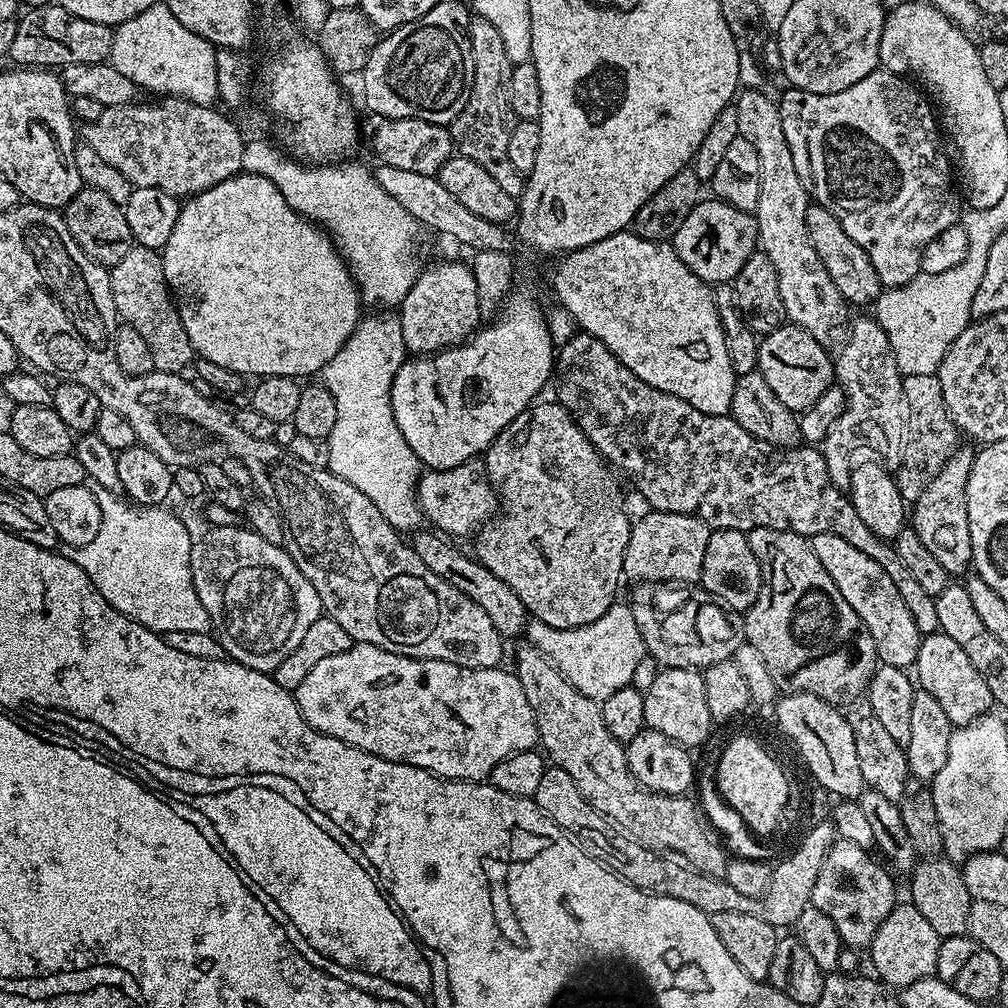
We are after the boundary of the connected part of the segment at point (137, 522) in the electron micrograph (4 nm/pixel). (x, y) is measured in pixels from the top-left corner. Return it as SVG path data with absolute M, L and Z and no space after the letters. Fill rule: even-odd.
M86 478L84 485L97 497L100 504L101 528L90 544L73 551L72 559L82 566L83 572L94 582L98 592L120 613L147 626L152 632L212 632L212 620L193 588L190 558L194 540L193 537L190 538L185 524L176 515L166 511L165 507L145 508L144 505L133 505L117 493L99 486L93 479Z

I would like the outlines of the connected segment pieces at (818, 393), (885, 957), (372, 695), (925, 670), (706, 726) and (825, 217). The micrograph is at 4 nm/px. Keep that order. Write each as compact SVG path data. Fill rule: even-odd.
M785 322L759 341L756 367L762 378L766 378L770 390L774 390L778 402L782 402L782 406L791 412L799 414L814 406L814 402L818 402L818 398L822 398L834 382L834 360L824 347L805 328L791 322Z
M911 902L897 903L874 934L870 945L871 971L885 985L899 990L927 976L935 976L941 938Z
M353 643L350 650L342 650L342 654L334 654L330 658L325 658L323 662L318 662L318 666L314 666L314 670L310 670L310 674L306 674L306 679L302 681L302 686L296 688L294 695L302 718L306 718L306 722L314 730L338 738L358 750L369 752L383 760L409 764L427 772L433 772L436 776L443 776L445 780L487 781L492 775L494 766L498 766L498 762L502 762L502 758L508 758L510 754L519 752L531 752L537 747L540 739L534 710L530 710L530 702L526 702L526 690L522 690L522 682L518 682L515 671L508 669L507 672L504 666L467 668L466 666L454 666L454 662L419 660L413 656L394 654L373 644Z
M942 631L927 633L921 639L914 663L914 680L923 692L941 704L942 711L953 726L969 724L980 716L989 715L991 708L988 707L994 704L986 678L974 670L974 662L970 662L966 651Z
M661 667L650 690L644 692L644 722L647 727L658 730L658 734L666 734L666 738L689 750L696 750L699 744L706 743L714 721L710 718L710 706L706 706L703 671L695 667Z
M812 202L806 210L806 234L810 234L810 242L814 242L814 250L818 250L818 258L822 258L826 274L830 274L834 286L838 286L838 292L844 300L849 305L875 305L882 291L878 270L874 268L874 262L870 262L866 250L862 250L862 246L858 246L858 242L854 242L854 238L850 238L846 230L842 230L842 222L838 222L838 218L830 214L830 210Z

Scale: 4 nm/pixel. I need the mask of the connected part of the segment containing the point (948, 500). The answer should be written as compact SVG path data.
M957 447L942 470L934 474L934 482L930 482L926 490L922 490L922 494L910 508L910 526L952 578L960 578L960 575L963 577L972 562L970 526L966 514L966 482L970 478L973 455L973 449Z

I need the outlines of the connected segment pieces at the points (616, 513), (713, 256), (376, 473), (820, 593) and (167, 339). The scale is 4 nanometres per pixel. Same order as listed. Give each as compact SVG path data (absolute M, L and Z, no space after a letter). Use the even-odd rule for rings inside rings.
M558 402L540 403L533 403L528 411L518 414L518 418L514 418L514 422L510 422L510 426L506 426L502 434L498 434L498 438L494 438L491 446L482 453L484 474L488 477L489 484L498 486L498 508L501 508L504 513L501 516L493 515L491 519L480 525L474 536L474 541L476 540L474 555L478 563L486 566L486 570L490 570L490 574L502 578L502 582L506 582L506 586L510 586L510 590L514 590L514 594L522 598L522 606L531 619L546 622L546 626L570 630L578 626L586 626L590 622L598 622L598 618L602 618L602 614L606 614L606 610L610 610L610 606L617 603L616 591L619 590L620 580L622 581L624 576L624 555L626 546L630 542L633 521L628 520L627 514L620 506L616 486L604 469L605 461L586 438L583 430L577 426L576 419Z
M704 198L694 206L694 210L690 210L690 214L686 214L686 222L678 226L670 243L676 249L678 258L682 258L682 262L686 262L686 266L690 266L690 270L698 274L705 284L713 286L732 282L738 270L746 266L746 258L757 251L756 218L753 213L738 210L721 200Z
M392 310L368 315L346 338L342 350L326 362L322 373L323 386L334 394L338 406L334 430L330 430L326 441L328 468L338 478L350 482L350 486L358 486L397 532L411 534L422 524L420 503L416 501L416 481L420 479L422 465L414 450L406 446L390 406L394 374L406 359L402 326L399 315Z
M755 528L746 535L750 550L754 550L760 563L764 587L754 606L743 613L742 636L762 654L762 662L766 662L766 670L770 670L777 689L784 694L807 691L837 706L843 705L843 700L863 697L878 667L876 645L865 642L860 656L853 660L820 660L850 643L862 625L850 602L842 598L842 590L834 586L834 578L826 574L826 566L818 562L811 543L793 532L773 528ZM807 664L812 664L812 684L804 681Z
M133 246L117 265L110 268L110 275L116 315L123 323L134 326L134 330L138 330L138 334L142 334L146 346L150 346L150 355L154 358L156 371L183 373L185 371L183 368L188 363L188 367L193 363L194 353L190 338L180 321L180 309L166 282L163 255L155 248Z

